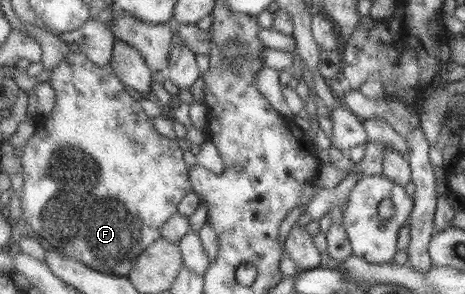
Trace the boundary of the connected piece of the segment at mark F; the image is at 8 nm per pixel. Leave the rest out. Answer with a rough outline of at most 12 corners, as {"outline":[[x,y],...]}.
{"outline":[[115,67],[55,68],[24,148],[31,233],[100,272],[192,190]]}

